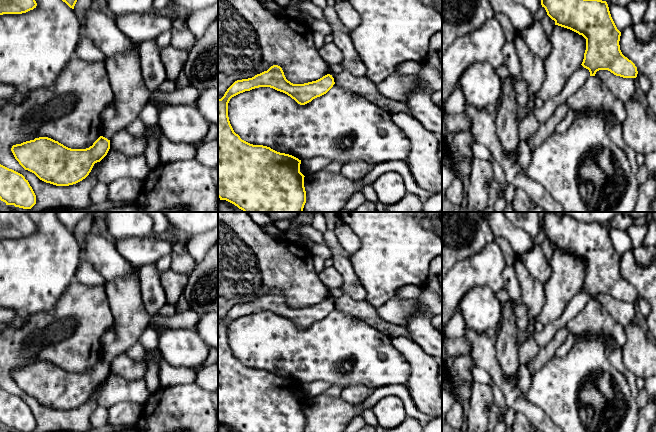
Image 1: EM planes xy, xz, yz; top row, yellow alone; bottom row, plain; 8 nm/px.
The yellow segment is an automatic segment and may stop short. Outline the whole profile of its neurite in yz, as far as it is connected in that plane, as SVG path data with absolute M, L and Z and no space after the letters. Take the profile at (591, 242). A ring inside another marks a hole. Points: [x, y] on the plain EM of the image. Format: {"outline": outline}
{"outline": "M545 212L541 215L541 229L555 249L570 253L586 263L586 274L582 290L595 300L599 294L608 294L623 302L636 302L638 295L635 288L625 281L620 274L621 256L617 253L606 225L584 223L564 214Z"}

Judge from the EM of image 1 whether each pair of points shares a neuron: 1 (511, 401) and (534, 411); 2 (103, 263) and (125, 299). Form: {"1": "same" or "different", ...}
{"1": "same", "2": "different"}

